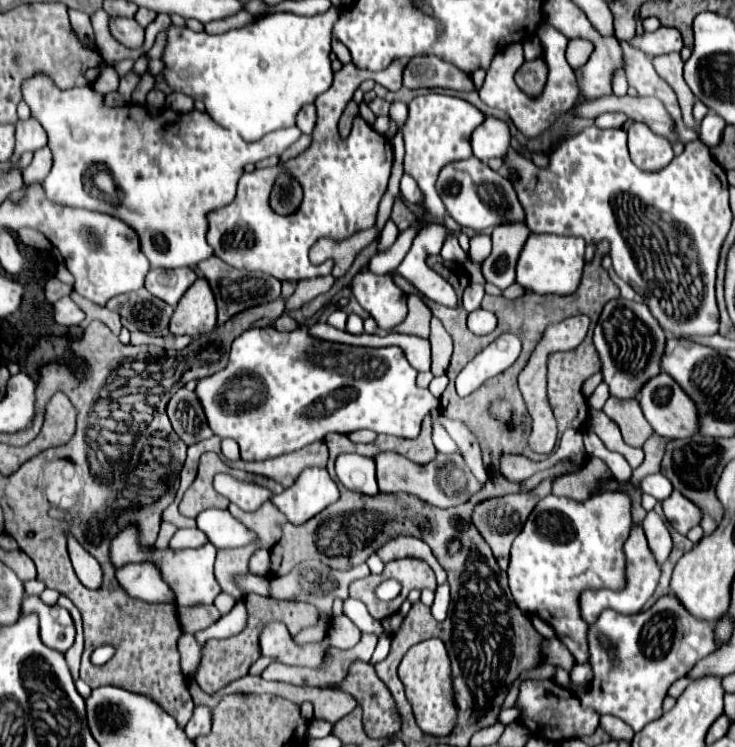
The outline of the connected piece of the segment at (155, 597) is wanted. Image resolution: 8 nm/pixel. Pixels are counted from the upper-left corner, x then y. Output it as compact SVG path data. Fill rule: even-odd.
M131 563L117 569L117 583L121 589L135 599L143 601L175 601L175 593L161 579L161 573L153 567L153 563Z

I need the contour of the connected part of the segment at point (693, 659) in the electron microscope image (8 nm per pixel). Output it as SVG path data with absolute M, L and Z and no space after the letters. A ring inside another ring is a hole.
M673 593L659 597L647 611L635 615L621 615L607 609L589 627L589 663L593 667L593 679L579 699L583 707L593 707L599 715L611 713L635 731L641 731L649 721L661 717L661 703L669 685L685 677L701 657L711 655L715 649L711 623L693 617ZM601 635L615 647L617 661L611 659L607 647L599 641Z

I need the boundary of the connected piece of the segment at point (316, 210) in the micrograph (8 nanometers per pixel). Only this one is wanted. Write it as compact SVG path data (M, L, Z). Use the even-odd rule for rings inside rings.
M405 57L395 59L383 71L365 71L365 69L355 67L353 63L347 63L347 65L343 65L343 69L333 73L333 83L331 83L329 91L325 91L323 95L319 95L315 99L317 123L315 123L315 129L313 129L311 145L303 153L299 153L297 159L289 159L283 165L279 163L275 167L255 169L253 173L243 173L243 177L239 181L237 197L233 199L233 203L223 207L223 209L215 209L215 211L209 213L209 245L213 249L219 249L219 253L215 253L219 259L223 259L227 265L231 265L235 269L261 271L261 273L277 277L279 281L301 281L301 279L321 277L321 275L331 273L331 267L333 267L331 259L327 259L319 267L311 265L311 261L309 261L311 245L321 237L331 237L335 241L341 241L341 239L347 239L351 235L351 231L371 229L375 225L375 219L377 219L379 201L381 201L383 193L387 191L387 181L389 181L391 163L393 163L391 143L387 141L387 137L379 135L369 123L365 123L361 117L355 117L349 137L341 139L339 133L337 133L337 121L339 121L345 105L351 101L355 89L365 79L373 79L375 83L384 86L389 91L398 91L401 88L401 75L403 75L403 69L405 69L407 61L409 59L405 59ZM283 171L289 171L298 180L303 190L303 200L299 209L295 213L287 215L287 217L275 215L273 209L269 207L269 193L275 185L277 175L283 173Z

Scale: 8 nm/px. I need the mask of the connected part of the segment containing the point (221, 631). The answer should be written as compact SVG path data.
M243 599L235 603L235 607L231 609L231 613L223 615L217 623L213 623L207 631L203 633L197 633L197 639L203 643L205 639L227 639L227 637L233 637L237 633L243 631L247 623L247 611L245 611L245 603Z

